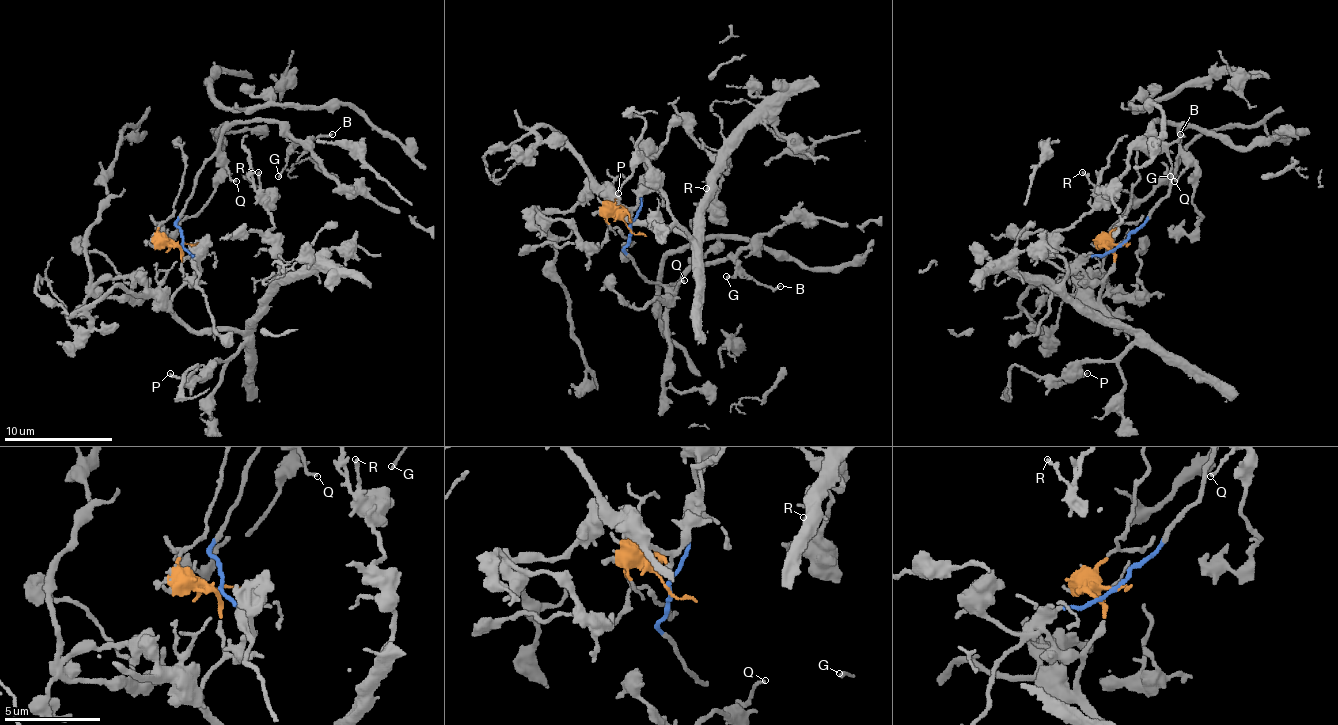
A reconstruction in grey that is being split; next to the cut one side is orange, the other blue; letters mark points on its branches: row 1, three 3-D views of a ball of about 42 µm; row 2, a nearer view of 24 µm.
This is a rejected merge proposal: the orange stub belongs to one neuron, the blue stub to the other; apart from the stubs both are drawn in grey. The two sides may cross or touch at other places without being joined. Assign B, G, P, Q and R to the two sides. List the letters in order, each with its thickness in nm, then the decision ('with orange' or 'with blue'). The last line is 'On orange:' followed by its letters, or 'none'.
B: 170 nm thick; with blue
G: 140 nm thick; with blue
P: 150 nm thick; with orange
Q: 140 nm thick; with blue
R: 190 nm thick; with orange
On orange: P, R

